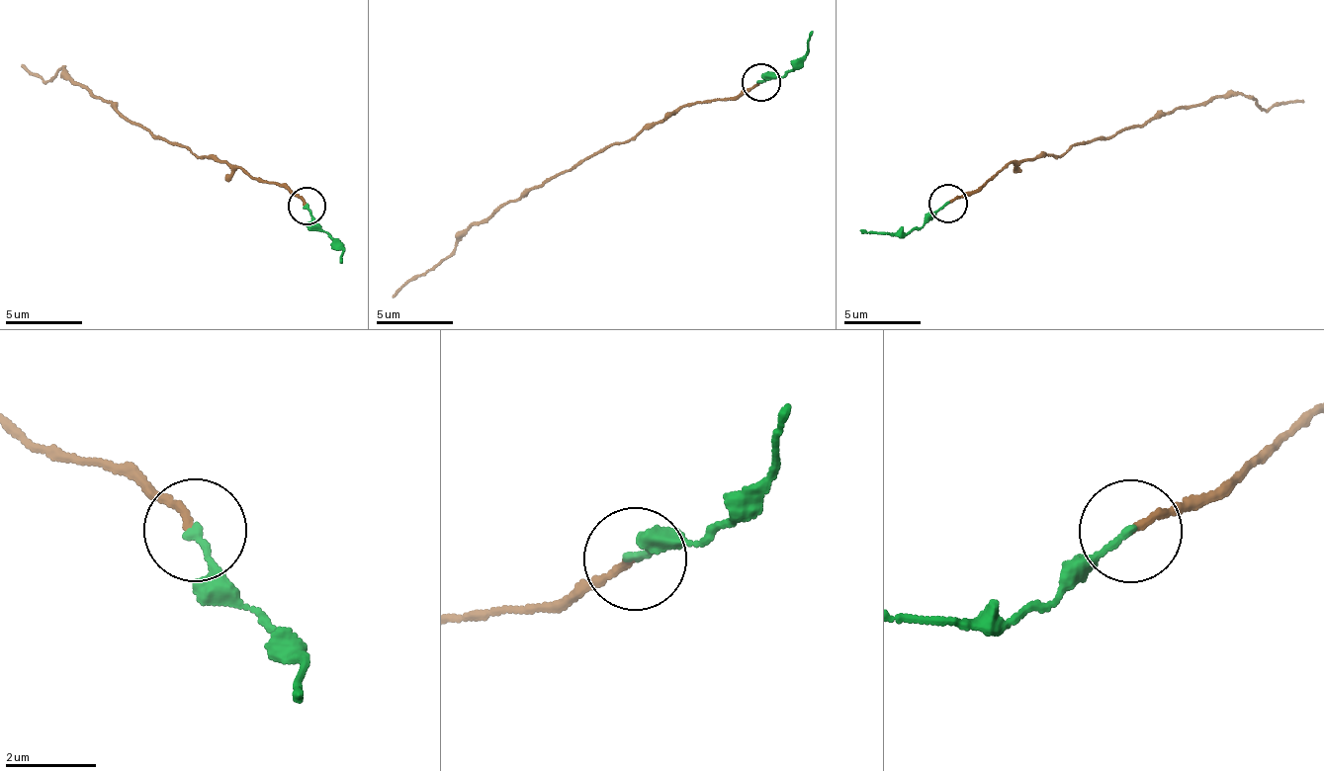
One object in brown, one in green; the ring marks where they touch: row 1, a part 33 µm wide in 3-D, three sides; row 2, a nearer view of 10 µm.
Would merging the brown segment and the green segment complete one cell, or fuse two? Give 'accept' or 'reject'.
accept

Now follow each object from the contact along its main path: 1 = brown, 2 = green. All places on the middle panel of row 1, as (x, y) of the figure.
1: (759, 82), (731, 98), (678, 107), (491, 214), (456, 248), (392, 298)
2: (759, 82), (785, 74), (809, 49), (813, 29)

